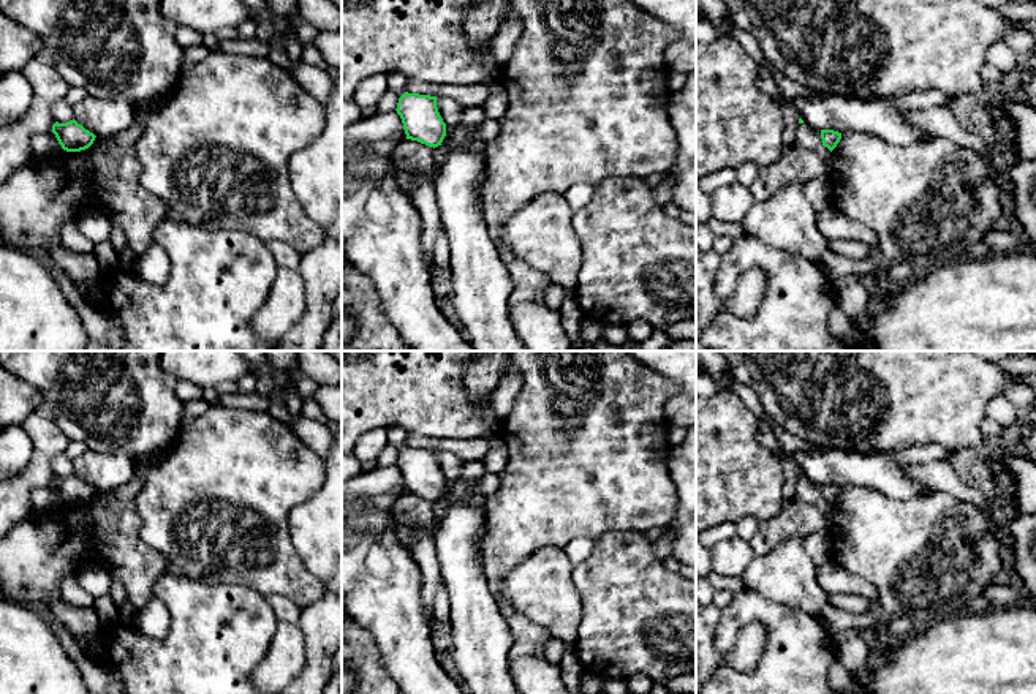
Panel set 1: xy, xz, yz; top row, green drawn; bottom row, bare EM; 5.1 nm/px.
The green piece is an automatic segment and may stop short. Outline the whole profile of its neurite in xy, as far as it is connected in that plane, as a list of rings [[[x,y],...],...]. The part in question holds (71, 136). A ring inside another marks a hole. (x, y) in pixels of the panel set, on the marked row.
[[[74,119],[66,123],[55,122],[52,125],[52,133],[55,134],[59,144],[66,152],[81,152],[89,149],[93,141],[95,134],[79,125]]]

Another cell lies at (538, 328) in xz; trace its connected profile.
[[[544,304],[508,305],[514,334],[525,351],[569,351],[571,341],[558,311]]]

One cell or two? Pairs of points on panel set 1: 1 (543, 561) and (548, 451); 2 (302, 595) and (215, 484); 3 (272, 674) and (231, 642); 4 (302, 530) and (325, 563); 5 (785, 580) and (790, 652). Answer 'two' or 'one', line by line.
1: two
2: one
3: two
4: one
5: two

